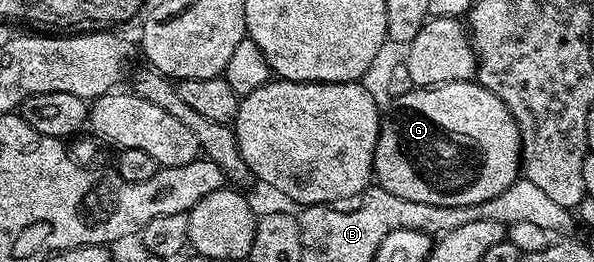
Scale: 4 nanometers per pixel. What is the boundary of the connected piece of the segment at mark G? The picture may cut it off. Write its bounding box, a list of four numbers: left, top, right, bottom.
[374,81,522,206]

